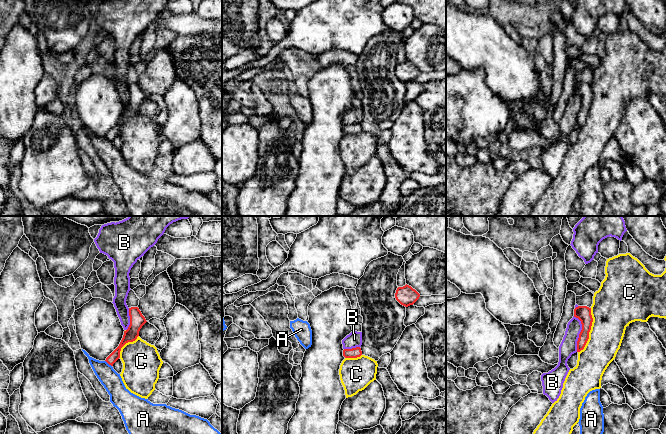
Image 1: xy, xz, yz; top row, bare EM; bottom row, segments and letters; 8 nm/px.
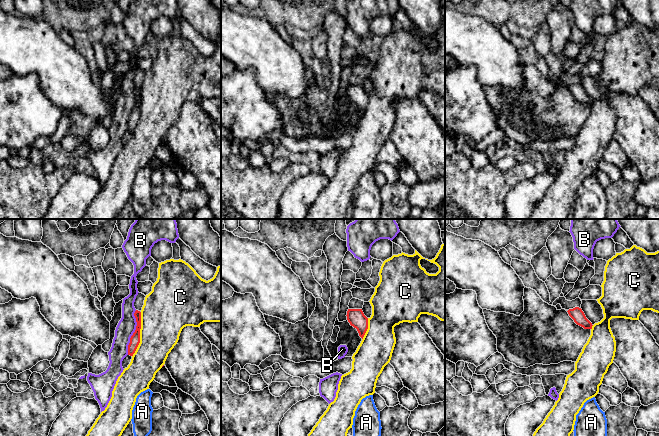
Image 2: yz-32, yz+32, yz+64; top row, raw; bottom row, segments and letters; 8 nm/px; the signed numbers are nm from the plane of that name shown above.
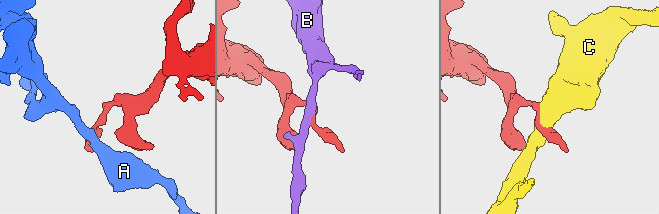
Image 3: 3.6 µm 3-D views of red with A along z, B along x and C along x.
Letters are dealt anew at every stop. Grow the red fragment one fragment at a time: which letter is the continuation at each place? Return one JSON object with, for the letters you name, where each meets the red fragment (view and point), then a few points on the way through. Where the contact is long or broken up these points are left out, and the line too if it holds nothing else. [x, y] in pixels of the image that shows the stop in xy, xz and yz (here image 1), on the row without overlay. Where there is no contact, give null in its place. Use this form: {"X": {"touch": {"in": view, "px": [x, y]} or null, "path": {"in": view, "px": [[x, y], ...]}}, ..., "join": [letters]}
{"join": []}

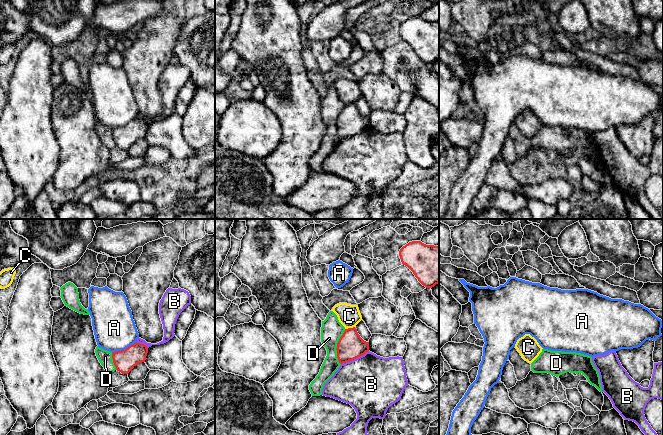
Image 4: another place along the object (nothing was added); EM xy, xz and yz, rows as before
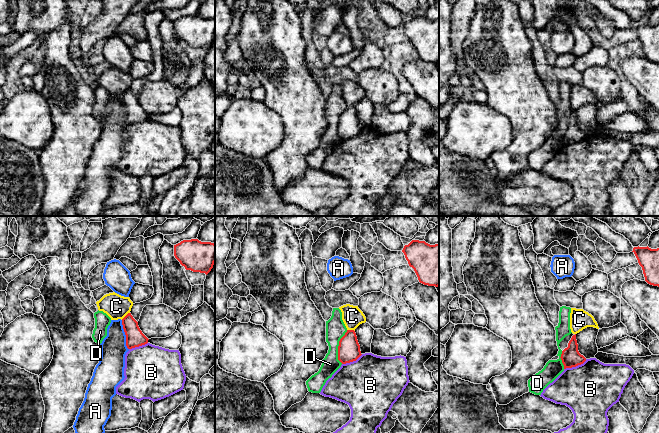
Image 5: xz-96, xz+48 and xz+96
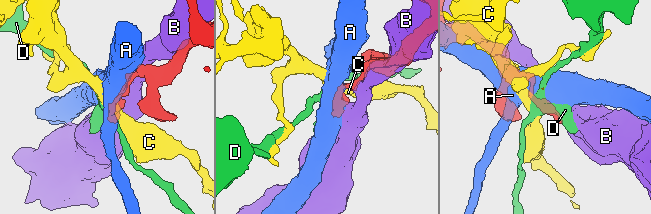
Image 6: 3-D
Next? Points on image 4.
{"join": []}

